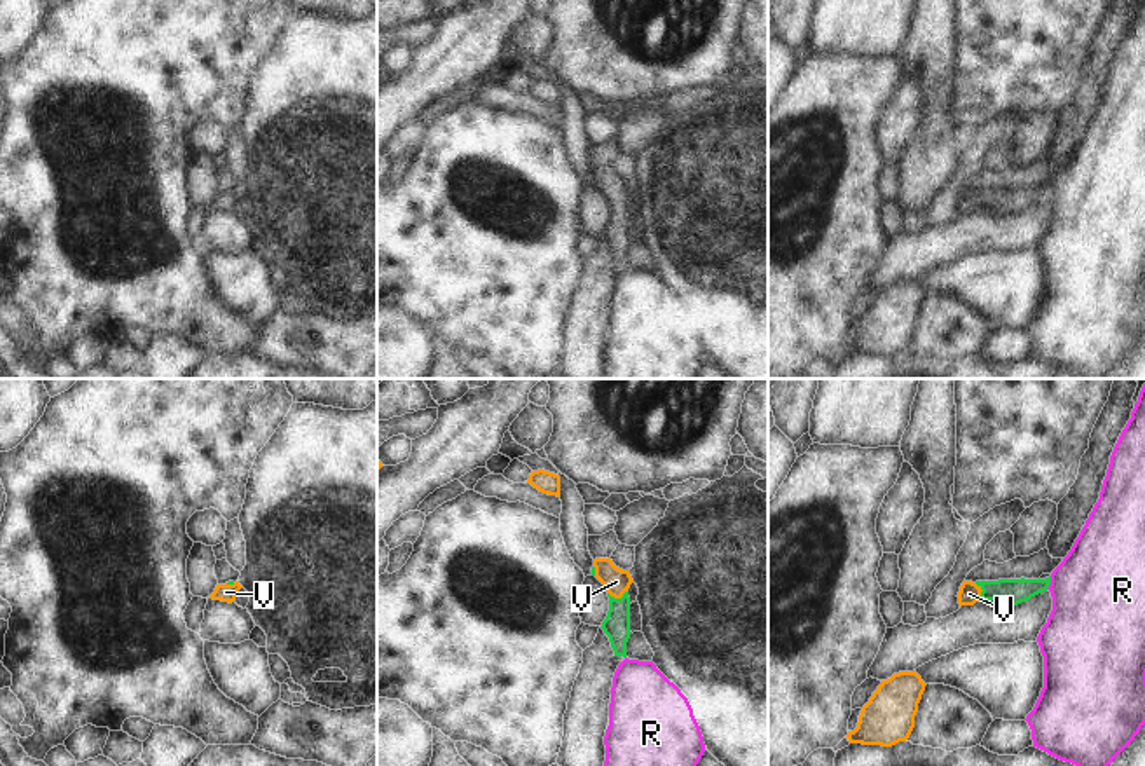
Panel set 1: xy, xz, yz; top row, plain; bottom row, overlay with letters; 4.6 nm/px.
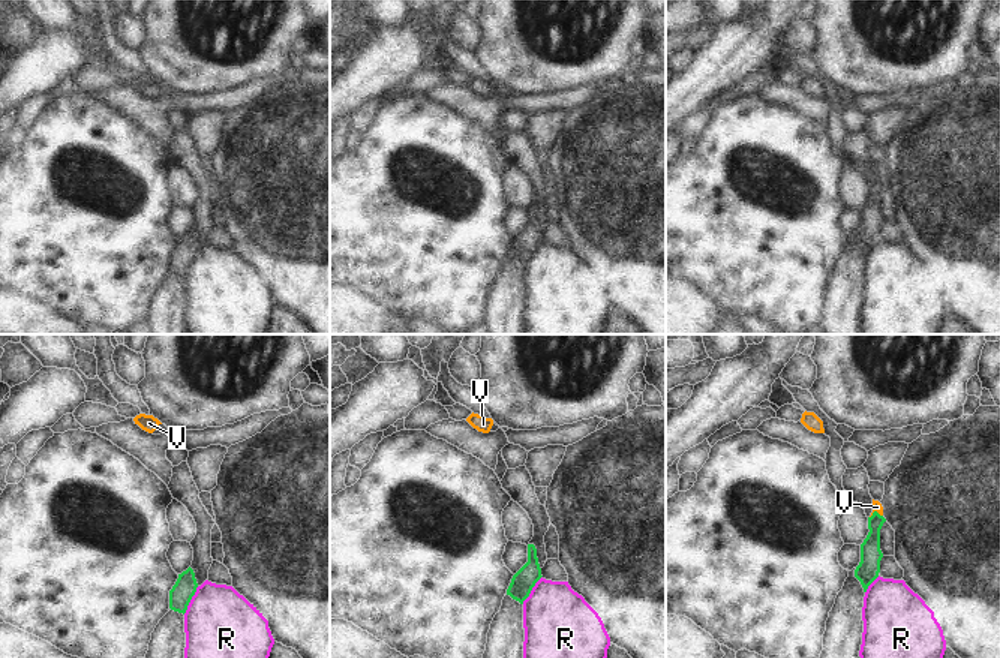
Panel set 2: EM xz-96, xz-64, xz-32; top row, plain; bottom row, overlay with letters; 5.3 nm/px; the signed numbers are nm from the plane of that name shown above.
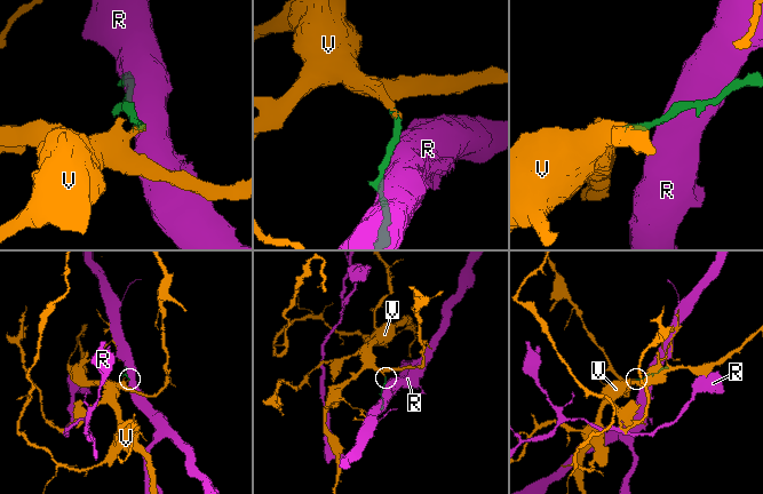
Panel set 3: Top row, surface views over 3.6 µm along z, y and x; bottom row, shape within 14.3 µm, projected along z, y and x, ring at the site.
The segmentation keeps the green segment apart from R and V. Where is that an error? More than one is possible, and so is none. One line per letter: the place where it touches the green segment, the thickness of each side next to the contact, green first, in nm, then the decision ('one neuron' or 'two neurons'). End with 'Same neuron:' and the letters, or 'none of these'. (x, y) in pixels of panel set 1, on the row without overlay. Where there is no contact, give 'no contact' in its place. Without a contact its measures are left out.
R: contact yz (1049, 192); calibres 120 and 440 nm; two neurons
V: contact xz (617, 208); calibres 130 and 120 nm; one neuron
Same neuron: V

